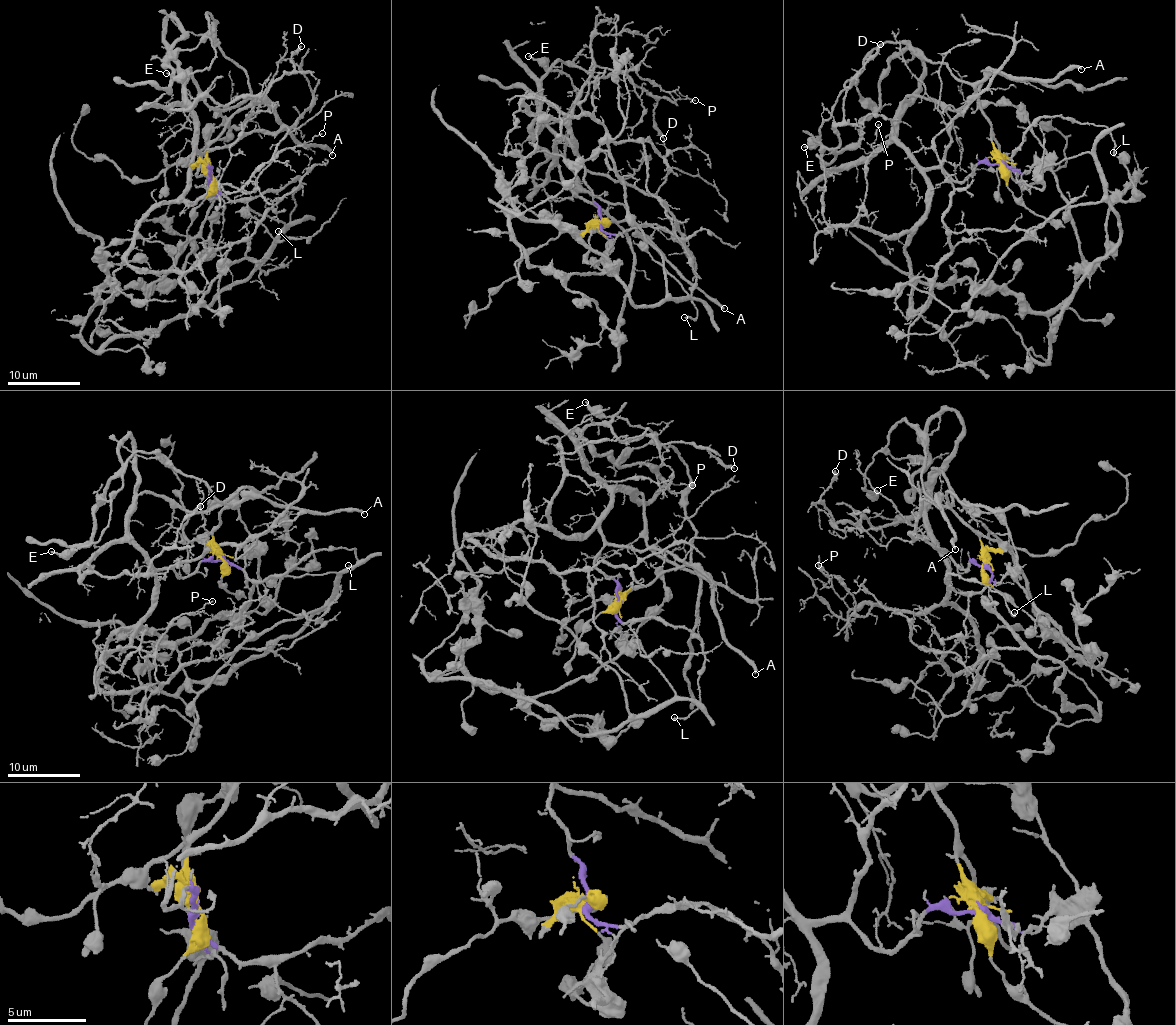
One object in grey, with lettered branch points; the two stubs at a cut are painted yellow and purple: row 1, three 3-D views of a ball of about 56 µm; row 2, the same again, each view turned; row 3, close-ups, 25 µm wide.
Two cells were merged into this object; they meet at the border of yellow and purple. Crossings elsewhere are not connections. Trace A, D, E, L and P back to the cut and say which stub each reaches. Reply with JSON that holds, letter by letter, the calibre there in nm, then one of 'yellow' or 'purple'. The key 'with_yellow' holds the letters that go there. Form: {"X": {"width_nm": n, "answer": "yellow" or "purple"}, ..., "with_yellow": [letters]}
{"A": {"width_nm": 240, "answer": "yellow"}, "D": {"width_nm": 280, "answer": "purple"}, "E": {"width_nm": 190, "answer": "yellow"}, "L": {"width_nm": 180, "answer": "purple"}, "P": {"width_nm": 100, "answer": "purple"}, "with_yellow": ["A", "E"]}

